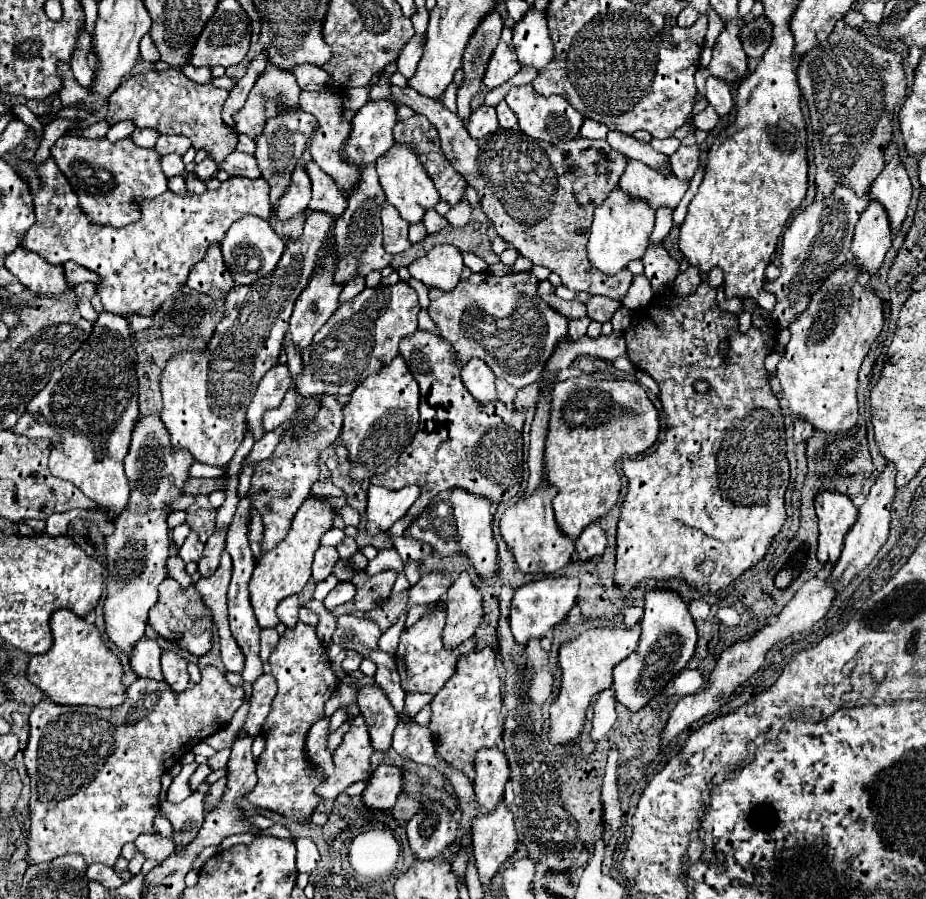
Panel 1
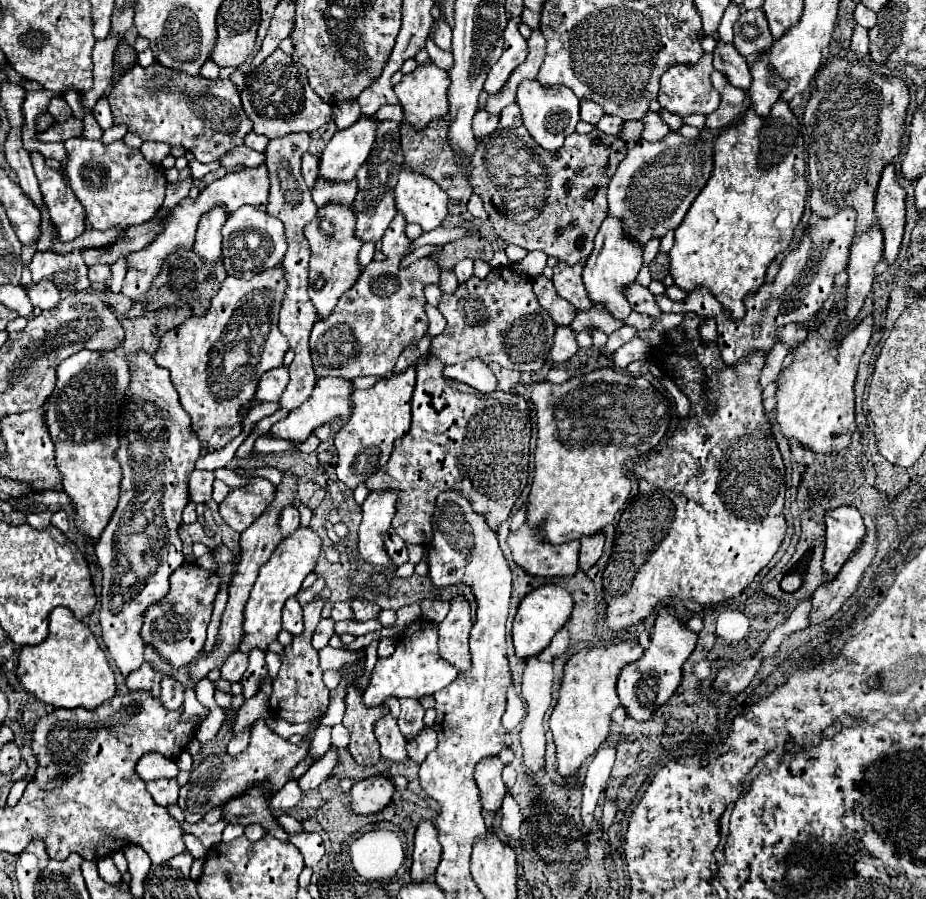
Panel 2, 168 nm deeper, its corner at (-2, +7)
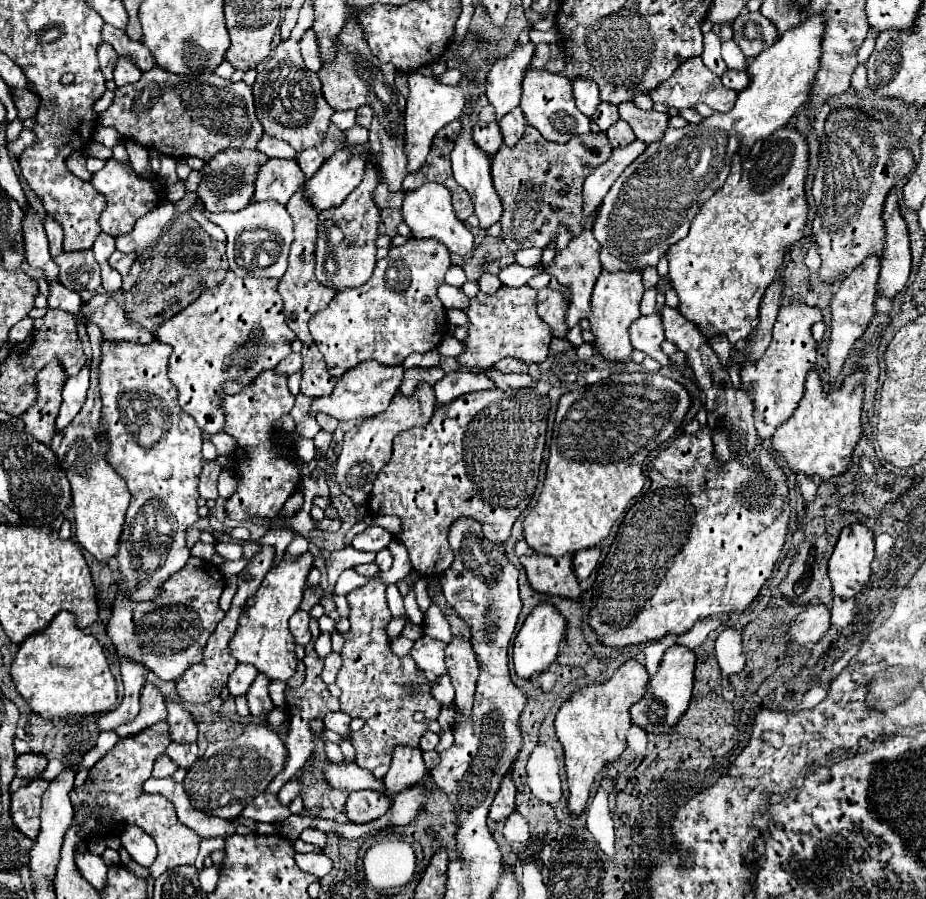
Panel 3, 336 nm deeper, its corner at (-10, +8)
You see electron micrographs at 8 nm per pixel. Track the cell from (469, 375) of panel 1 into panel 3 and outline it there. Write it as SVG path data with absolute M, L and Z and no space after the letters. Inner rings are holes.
M452 371L434 385L438 403L450 403L454 397L484 389L496 389L494 381L484 371Z

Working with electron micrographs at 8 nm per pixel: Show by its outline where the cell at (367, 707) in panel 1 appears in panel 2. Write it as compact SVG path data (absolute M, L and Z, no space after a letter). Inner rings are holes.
M392 714L382 716L374 724L374 734L380 742L380 752L382 752L384 760L390 760L390 762L406 762L408 760L406 738L398 730L396 718Z

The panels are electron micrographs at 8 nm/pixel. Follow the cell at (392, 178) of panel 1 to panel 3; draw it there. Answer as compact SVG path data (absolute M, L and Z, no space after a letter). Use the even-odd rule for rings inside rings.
M428 183L428 185L422 185L414 191L408 191L404 197L404 203L402 203L402 217L404 217L404 223L412 229L416 239L434 237L434 239L442 241L448 247L448 251L458 253L458 255L468 255L472 251L474 237L464 227L464 223L456 217L450 191L440 183Z

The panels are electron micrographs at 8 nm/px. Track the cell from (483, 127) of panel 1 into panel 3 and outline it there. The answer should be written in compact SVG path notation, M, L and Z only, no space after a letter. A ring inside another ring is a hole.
M478 121L478 123L474 125L472 137L474 137L474 141L478 143L478 147L484 149L490 157L500 149L500 145L502 145L502 141L504 141L504 139L502 139L502 133L500 133L500 127L498 127L496 121L494 121L494 123Z

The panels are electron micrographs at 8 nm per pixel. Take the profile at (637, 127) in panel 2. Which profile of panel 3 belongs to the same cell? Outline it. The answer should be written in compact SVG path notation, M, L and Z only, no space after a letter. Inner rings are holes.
M622 119L618 123L614 123L606 133L608 133L608 139L610 139L612 147L622 147L622 145L628 145L630 141L636 139L632 127Z

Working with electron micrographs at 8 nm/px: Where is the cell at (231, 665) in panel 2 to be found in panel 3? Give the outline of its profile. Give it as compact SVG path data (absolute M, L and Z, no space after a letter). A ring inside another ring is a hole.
M238 665L236 669L234 669L234 673L230 675L230 679L228 679L228 689L230 689L230 693L232 695L246 695L246 691L248 691L248 687L252 685L252 681L254 681L254 677L256 677L256 669L254 669L254 665Z

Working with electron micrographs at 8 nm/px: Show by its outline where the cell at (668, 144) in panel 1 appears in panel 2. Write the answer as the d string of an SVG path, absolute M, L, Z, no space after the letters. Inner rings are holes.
M648 110L646 112L646 118L642 118L642 124L644 124L644 130L640 134L642 140L650 140L650 142L656 142L656 140L662 140L670 128L668 124L662 120L662 116L658 112L652 112Z

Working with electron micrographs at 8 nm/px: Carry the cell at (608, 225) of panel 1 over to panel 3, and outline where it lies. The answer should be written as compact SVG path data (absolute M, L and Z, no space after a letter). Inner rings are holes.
M604 269L600 273L594 285L594 293L592 293L592 313L588 317L588 321L592 323L592 333L596 335L594 347L600 357L608 361L630 361L632 345L628 339L628 325L640 317L638 305L640 305L642 293L644 293L642 273L638 271L626 271L626 273L608 271L606 273Z

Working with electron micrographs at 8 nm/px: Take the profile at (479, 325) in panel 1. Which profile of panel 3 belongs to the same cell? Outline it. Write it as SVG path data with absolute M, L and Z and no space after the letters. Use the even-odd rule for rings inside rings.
M502 285L494 295L478 291L478 295L470 299L470 305L464 311L468 317L468 337L462 341L464 351L454 359L460 365L472 369L490 369L504 357L516 357L526 365L542 363L548 357L552 333L538 315L536 303L538 291L528 285L518 289Z

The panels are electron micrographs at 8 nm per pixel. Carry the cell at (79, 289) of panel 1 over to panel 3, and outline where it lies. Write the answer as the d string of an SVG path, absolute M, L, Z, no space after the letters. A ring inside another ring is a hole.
M114 251L114 253L110 255L110 259L108 259L108 265L110 265L112 269L116 269L122 277L128 275L132 263L134 263L134 255L124 255L124 253L120 253L120 251Z

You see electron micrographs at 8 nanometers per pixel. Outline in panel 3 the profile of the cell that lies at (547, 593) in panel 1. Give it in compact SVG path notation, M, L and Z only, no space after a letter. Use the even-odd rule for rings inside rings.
M540 603L538 607L534 607L514 639L512 657L514 657L514 669L518 677L532 679L538 673L546 671L558 657L558 647L560 647L560 641L564 639L564 633L566 633L566 617L554 605Z

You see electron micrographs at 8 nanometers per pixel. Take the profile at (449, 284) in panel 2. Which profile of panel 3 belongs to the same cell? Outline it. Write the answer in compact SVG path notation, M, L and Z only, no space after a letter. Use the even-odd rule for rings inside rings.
M446 283L438 287L438 297L446 309L450 309L450 307L466 309L466 305L468 305L468 297L464 295L464 291L460 287L452 287Z

